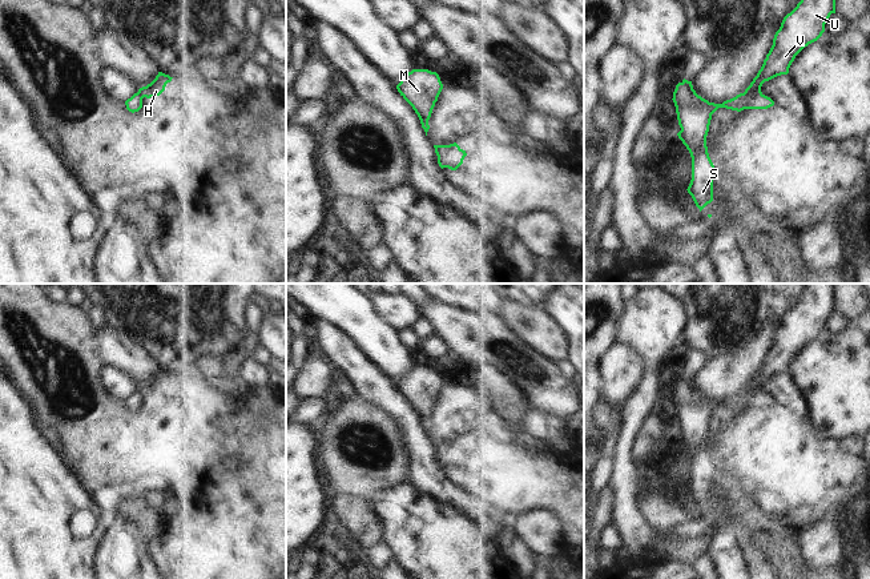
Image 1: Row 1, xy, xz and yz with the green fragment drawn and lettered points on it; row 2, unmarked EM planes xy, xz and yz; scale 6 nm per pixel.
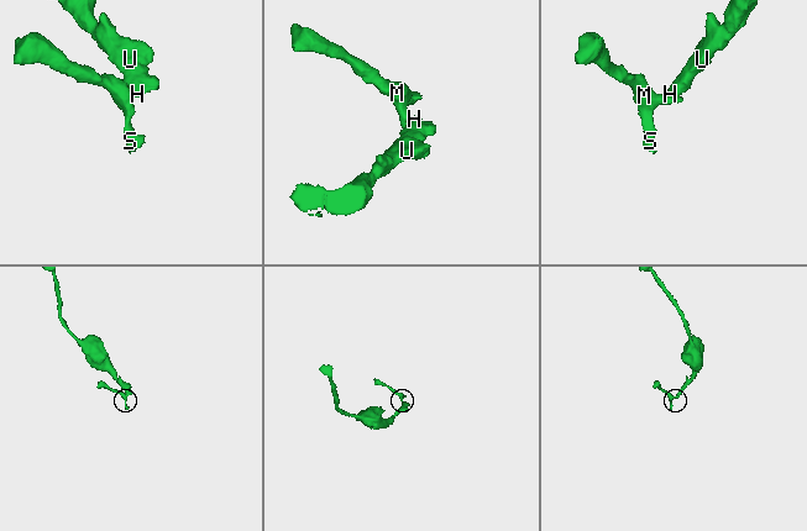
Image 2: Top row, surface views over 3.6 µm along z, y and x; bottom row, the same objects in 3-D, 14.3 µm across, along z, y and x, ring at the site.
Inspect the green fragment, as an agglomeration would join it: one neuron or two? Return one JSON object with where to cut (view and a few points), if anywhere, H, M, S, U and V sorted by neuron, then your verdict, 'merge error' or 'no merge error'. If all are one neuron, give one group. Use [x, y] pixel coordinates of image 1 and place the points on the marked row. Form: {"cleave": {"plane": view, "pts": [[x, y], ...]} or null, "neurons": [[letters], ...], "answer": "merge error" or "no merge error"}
{"cleave": {"plane": "yz", "pts": [[744, 92], [761, 95]]}, "neurons": [["H", "U", "V"], ["M", "S"]], "answer": "merge error"}

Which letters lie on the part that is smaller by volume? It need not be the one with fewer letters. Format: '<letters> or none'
M, S.

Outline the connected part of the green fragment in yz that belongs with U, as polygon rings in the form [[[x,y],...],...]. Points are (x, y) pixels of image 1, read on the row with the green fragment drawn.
[[[801,0],[784,17],[761,69],[745,93],[761,96],[761,87],[765,81],[788,75],[796,56],[822,36],[831,13],[835,13],[835,0]]]

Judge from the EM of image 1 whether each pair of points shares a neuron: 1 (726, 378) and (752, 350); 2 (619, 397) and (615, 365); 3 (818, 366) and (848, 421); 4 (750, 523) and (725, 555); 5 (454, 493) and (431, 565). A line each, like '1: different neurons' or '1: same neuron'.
1: same neuron
2: same neuron
3: same neuron
4: different neurons
5: different neurons

